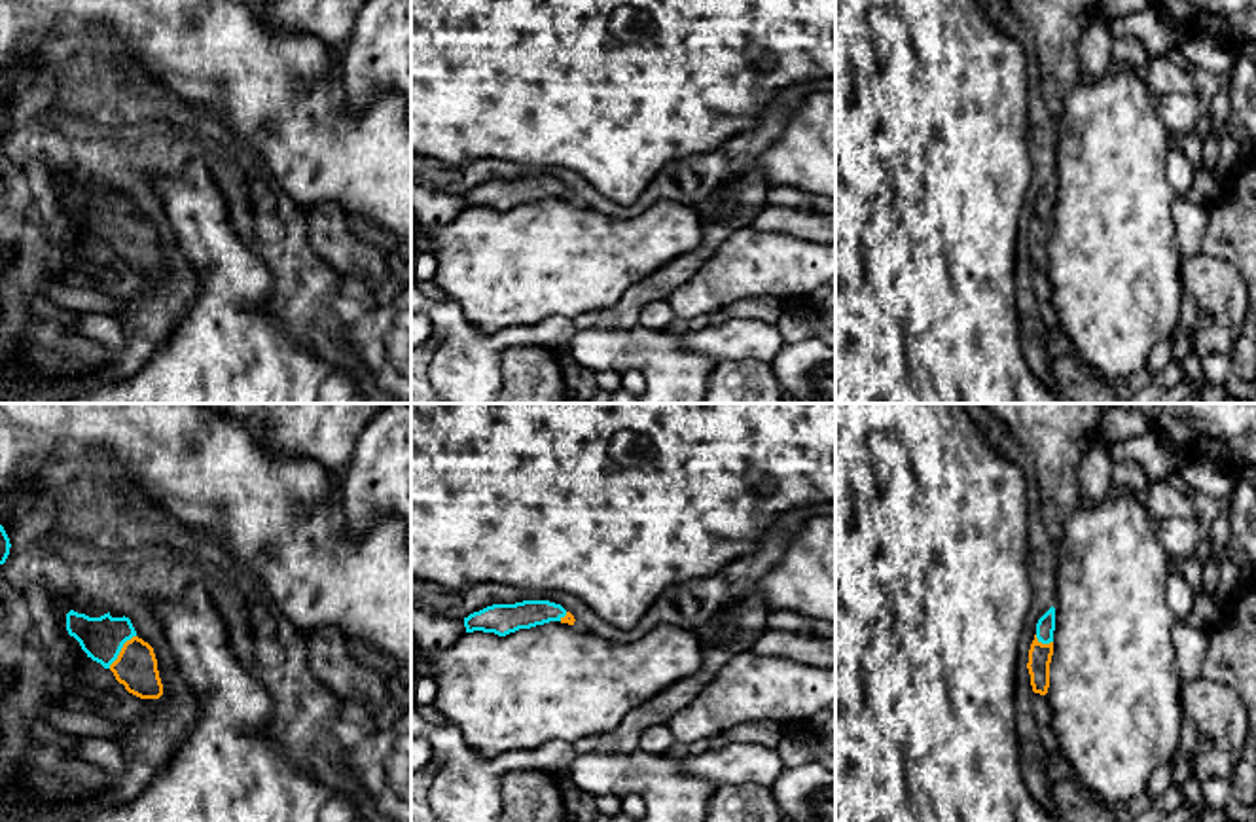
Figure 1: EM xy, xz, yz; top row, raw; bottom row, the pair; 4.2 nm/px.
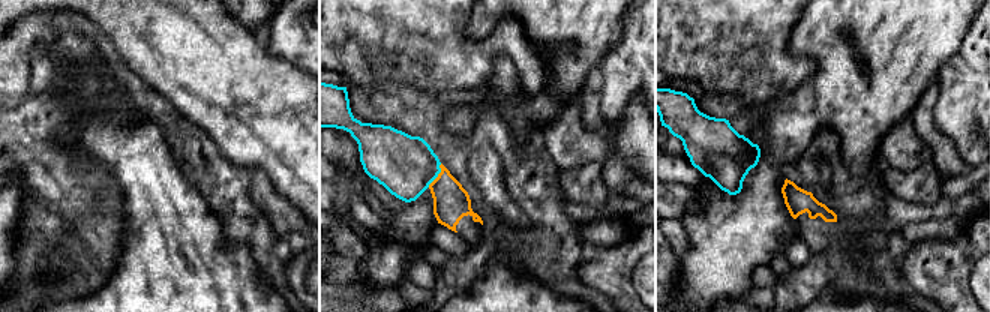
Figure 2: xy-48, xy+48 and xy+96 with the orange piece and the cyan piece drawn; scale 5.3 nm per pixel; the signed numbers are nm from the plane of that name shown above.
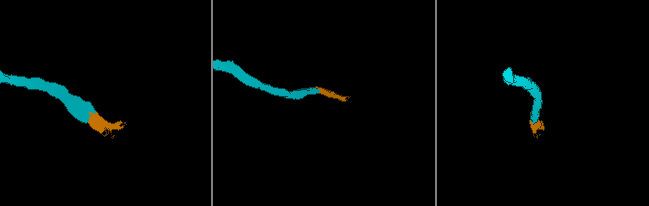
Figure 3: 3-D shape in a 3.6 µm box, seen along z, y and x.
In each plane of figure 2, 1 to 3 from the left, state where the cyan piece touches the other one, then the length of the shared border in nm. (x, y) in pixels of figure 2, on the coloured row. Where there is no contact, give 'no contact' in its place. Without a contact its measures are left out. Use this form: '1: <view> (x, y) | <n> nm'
1: no contact
2: xy+48 (438, 176) | 150 nm
3: no contact

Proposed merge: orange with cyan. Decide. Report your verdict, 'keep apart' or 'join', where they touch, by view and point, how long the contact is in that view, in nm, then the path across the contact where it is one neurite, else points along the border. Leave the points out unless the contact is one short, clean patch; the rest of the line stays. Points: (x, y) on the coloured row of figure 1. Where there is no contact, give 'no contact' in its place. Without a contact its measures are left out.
join | xy (122, 650) | 180 nm | across xy (135, 667), (122, 650), (110, 641), (101, 639)

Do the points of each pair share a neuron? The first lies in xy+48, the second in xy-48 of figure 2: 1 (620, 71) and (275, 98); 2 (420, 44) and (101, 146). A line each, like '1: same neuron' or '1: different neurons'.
1: different neurons
2: different neurons

